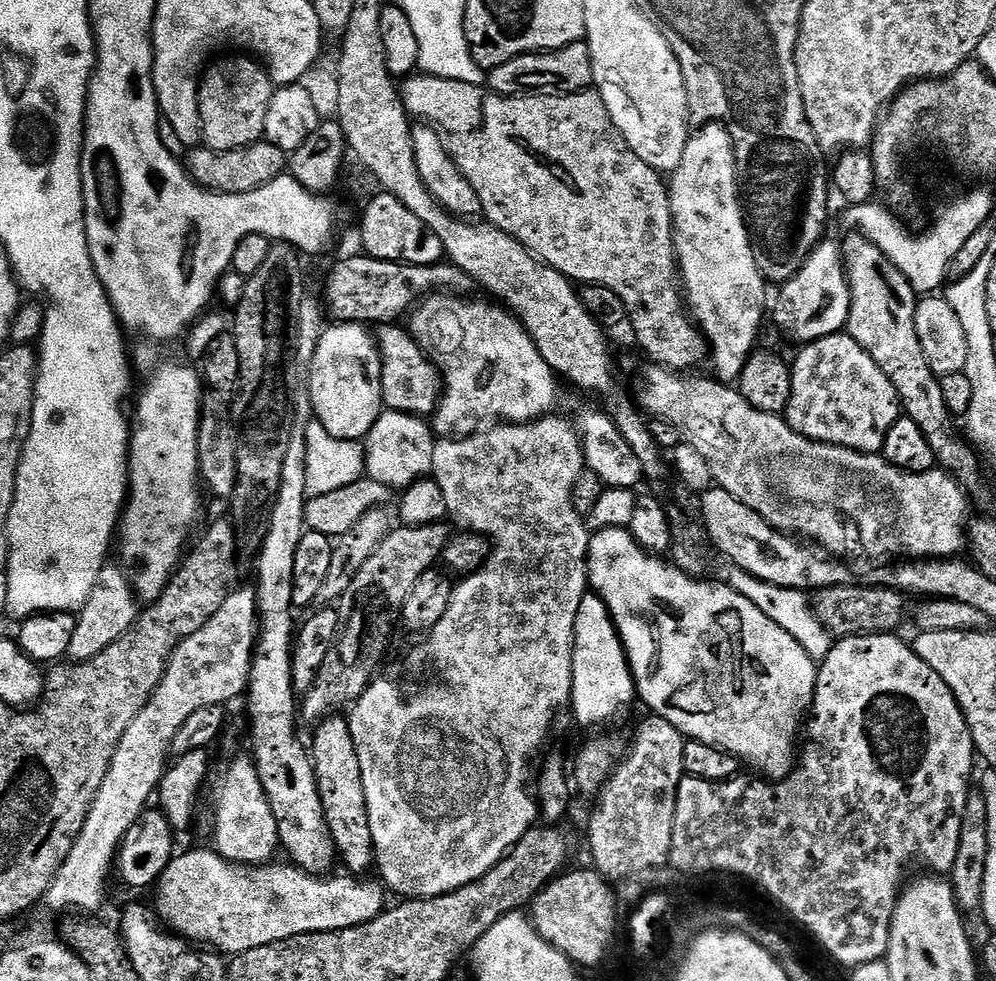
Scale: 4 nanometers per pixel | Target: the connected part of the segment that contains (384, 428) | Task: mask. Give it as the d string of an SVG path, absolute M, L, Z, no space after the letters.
M385 409L381 411L374 426L364 439L364 446L366 446L365 473L367 477L392 489L406 489L413 482L431 475L435 445L435 433L423 417Z

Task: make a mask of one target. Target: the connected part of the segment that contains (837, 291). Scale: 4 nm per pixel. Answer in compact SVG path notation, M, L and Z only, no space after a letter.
M825 239L820 241L800 267L798 274L785 281L774 304L777 326L797 344L812 343L826 336L841 333L848 322L850 292L844 268L841 245Z

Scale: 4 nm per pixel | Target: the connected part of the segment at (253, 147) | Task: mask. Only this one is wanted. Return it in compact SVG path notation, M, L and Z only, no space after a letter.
M260 139L240 149L212 150L207 146L196 146L186 159L189 176L209 192L222 195L246 194L274 181L286 172L286 153L269 140Z

